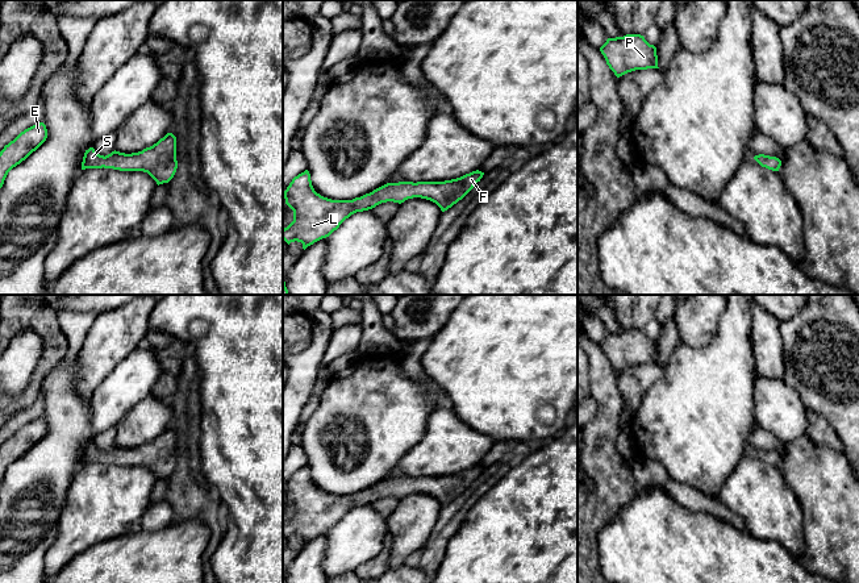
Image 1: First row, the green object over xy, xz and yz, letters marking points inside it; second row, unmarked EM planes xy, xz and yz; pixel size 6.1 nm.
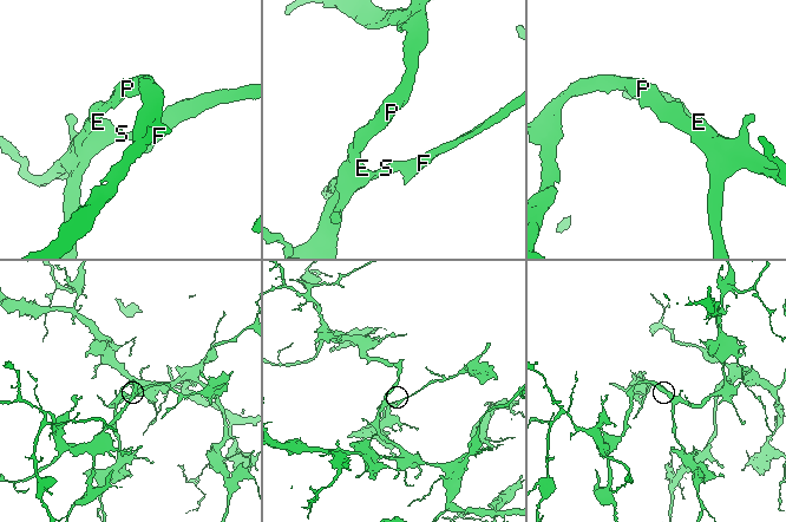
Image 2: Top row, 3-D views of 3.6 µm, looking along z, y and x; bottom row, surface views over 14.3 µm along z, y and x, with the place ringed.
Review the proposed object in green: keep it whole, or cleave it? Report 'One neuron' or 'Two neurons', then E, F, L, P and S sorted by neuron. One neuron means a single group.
One neuron. Groups: E F L P S

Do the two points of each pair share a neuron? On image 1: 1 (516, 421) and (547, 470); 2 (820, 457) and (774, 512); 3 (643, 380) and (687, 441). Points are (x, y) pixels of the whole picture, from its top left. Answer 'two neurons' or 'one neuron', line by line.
1: two neurons
2: two neurons
3: two neurons

